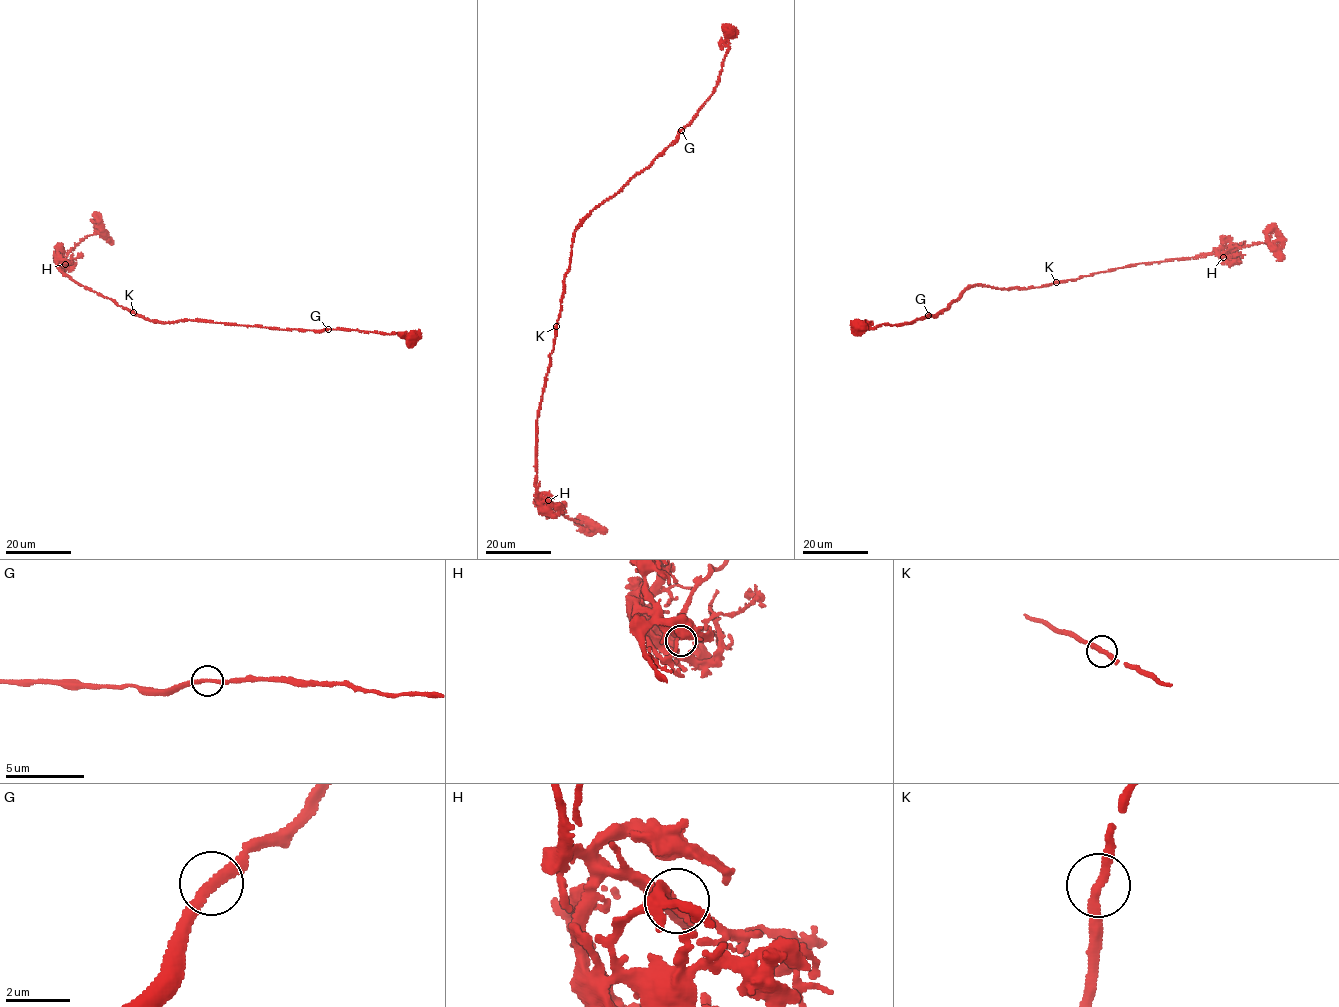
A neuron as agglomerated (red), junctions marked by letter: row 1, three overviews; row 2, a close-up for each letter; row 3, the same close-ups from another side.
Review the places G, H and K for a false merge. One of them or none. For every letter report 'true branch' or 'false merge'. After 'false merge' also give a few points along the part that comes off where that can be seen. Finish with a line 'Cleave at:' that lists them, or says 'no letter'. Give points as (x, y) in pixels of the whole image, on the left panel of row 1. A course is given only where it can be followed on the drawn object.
G: true branch
H: true branch
K: true branch
Cleave at: no letter

